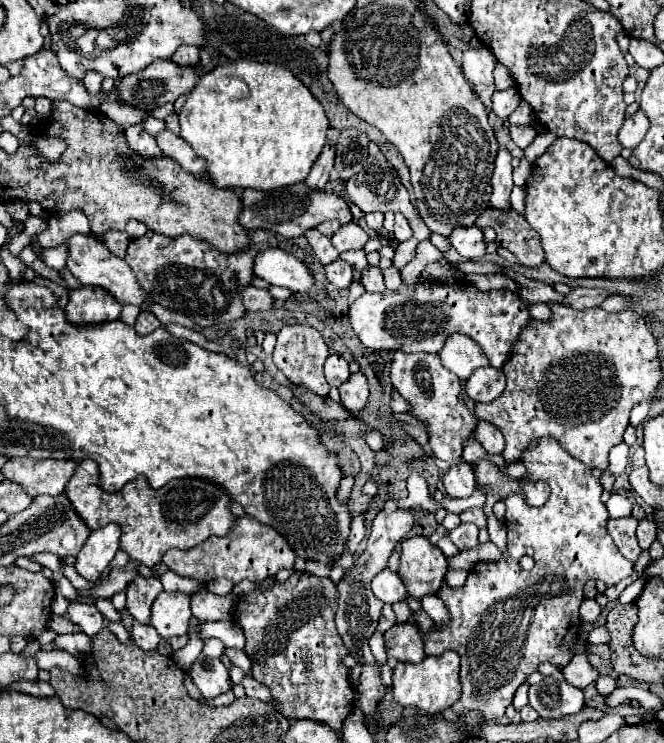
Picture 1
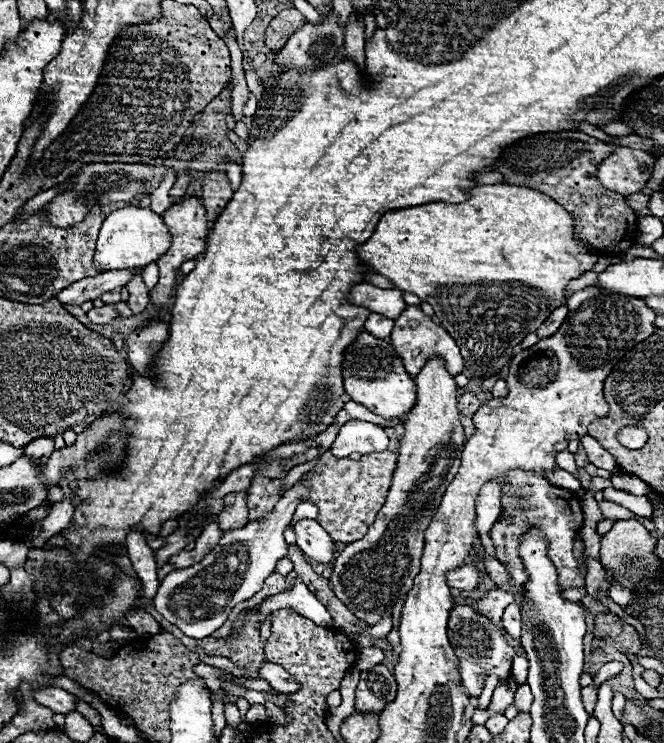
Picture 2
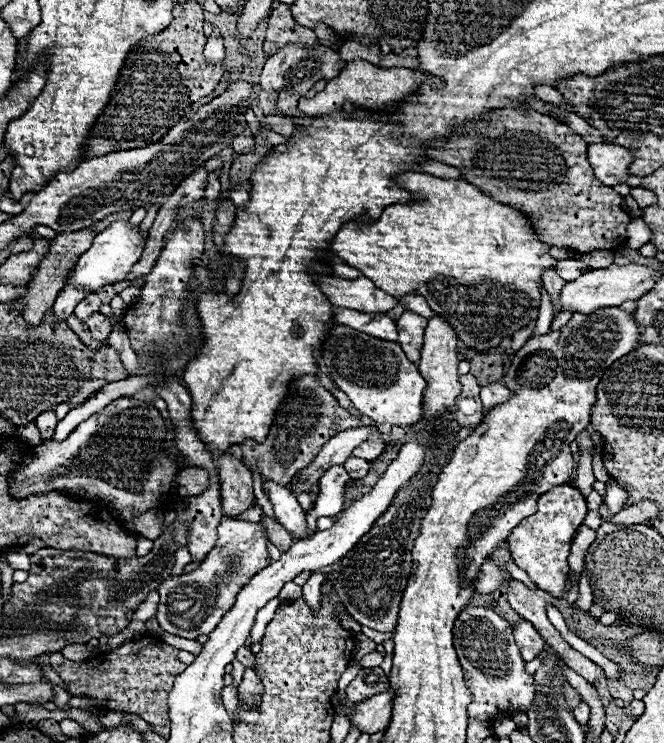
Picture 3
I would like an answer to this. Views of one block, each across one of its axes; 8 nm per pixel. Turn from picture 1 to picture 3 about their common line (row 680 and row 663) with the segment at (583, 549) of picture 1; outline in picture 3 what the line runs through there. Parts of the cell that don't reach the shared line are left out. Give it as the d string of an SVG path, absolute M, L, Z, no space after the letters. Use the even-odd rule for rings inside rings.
M466 606L456 618L452 634L460 664L464 668L466 686L472 692L468 716L492 724L498 718L510 716L512 710L530 710L536 692L532 680L534 676L526 674L524 660L510 632L510 624L502 616L484 606Z

